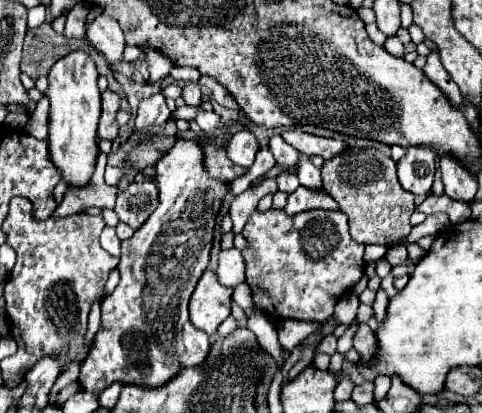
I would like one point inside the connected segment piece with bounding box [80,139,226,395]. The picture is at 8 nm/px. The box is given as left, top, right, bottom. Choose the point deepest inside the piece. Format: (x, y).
(145, 338)

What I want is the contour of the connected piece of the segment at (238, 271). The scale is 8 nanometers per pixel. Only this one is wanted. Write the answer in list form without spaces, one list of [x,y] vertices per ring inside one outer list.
[[[238,249],[220,251],[218,255],[218,283],[224,287],[236,287],[244,281],[244,259]]]

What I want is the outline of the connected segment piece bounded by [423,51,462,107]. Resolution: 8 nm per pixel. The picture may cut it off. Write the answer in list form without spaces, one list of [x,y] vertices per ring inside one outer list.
[[[432,51],[427,57],[423,71],[427,77],[435,83],[440,91],[446,93],[446,97],[450,99],[450,103],[452,103],[454,107],[460,107],[460,103],[462,103],[460,89],[458,89],[458,85],[444,69],[439,57],[440,55],[438,52]]]

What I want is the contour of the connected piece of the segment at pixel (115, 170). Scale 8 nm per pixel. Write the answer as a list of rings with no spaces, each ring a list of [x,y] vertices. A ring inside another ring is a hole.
[[[107,166],[104,178],[108,185],[117,186],[124,173],[124,168]]]

